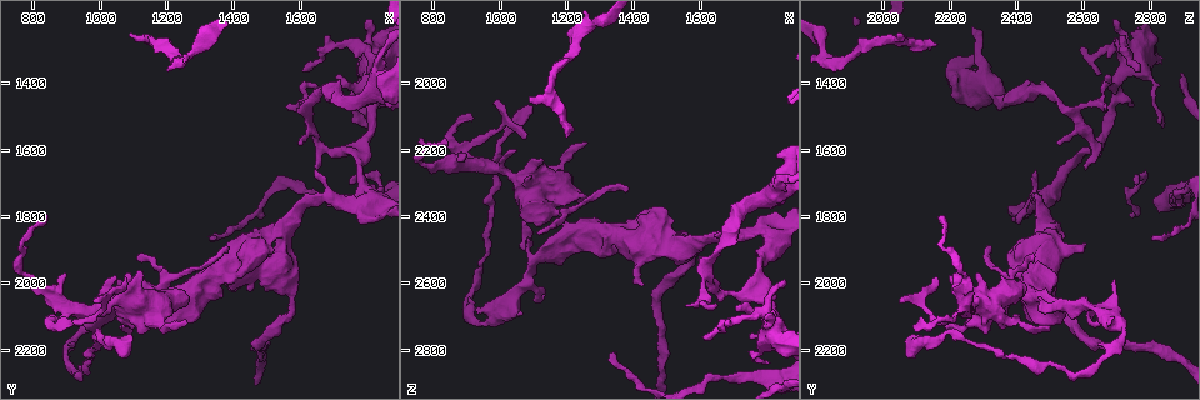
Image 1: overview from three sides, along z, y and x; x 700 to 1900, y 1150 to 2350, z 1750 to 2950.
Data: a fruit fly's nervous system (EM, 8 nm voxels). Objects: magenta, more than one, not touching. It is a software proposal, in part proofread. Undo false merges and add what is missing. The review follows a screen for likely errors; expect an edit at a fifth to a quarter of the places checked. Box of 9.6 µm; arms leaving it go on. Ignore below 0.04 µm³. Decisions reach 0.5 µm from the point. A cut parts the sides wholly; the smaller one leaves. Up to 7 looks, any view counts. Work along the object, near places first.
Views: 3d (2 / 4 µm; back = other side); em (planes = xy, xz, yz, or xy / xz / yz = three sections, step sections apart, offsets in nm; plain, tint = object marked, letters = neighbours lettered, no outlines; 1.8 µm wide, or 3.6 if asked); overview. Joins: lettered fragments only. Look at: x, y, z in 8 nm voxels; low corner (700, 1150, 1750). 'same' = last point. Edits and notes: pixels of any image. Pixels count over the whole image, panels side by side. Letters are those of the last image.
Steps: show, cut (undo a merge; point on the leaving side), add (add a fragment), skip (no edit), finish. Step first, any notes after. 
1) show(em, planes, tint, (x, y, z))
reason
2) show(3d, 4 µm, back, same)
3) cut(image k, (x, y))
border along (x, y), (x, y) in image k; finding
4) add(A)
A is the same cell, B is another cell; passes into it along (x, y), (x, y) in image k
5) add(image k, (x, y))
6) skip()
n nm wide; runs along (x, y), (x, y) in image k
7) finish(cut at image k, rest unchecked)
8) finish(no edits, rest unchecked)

show(3d, 4 µm, back, (1650, 1400, 2660))
branch stops here

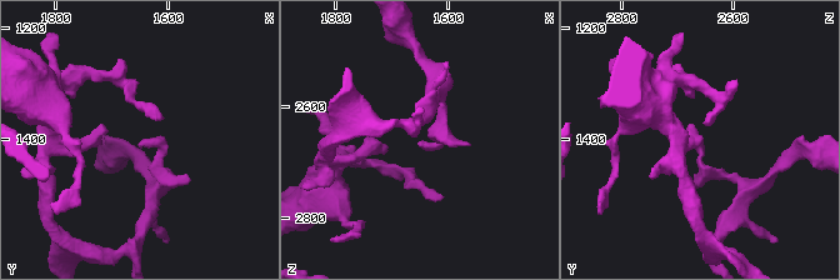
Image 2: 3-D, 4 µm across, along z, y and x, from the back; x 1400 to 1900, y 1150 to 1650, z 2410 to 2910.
show(em, planes, letters, (1650, 1410, 2665))

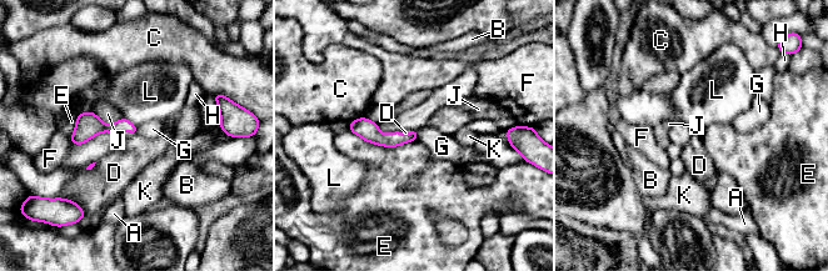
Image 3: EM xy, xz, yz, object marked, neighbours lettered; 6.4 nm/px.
skip()
A, B, C, D, E, F, G, H, J, K and L are other cells; none of them fits

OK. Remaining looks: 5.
show(3d, 4 µm, (1190, 1280, 2160))
branch stops here

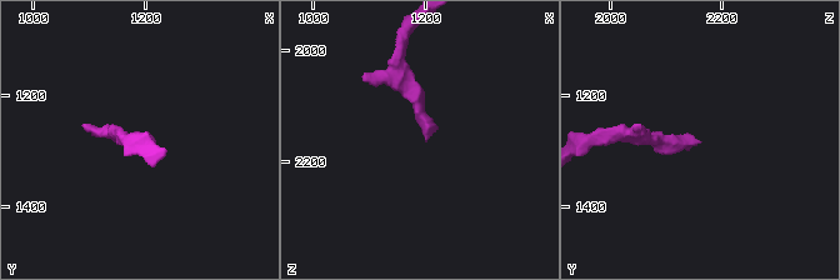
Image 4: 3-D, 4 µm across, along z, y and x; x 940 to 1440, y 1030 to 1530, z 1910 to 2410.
show(em, 3.6 µm, yz, step 8, letters, (1200, 1290, 2165))

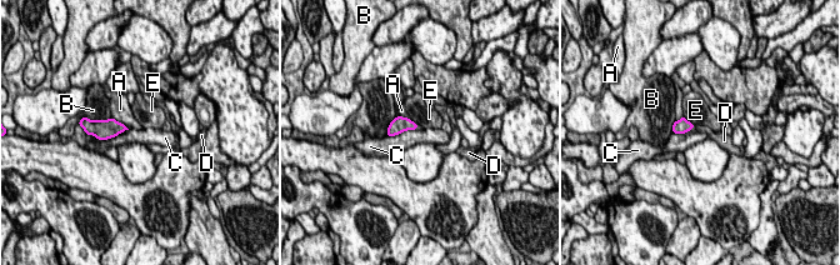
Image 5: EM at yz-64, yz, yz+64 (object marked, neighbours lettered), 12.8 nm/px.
add(D)
C touches over 400 nm; D is the same cell, A, B, C and E are other cells; it goes on there

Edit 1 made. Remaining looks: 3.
show(3d, 4 µm, (1070, 2060, 2300))
looks like a crossing

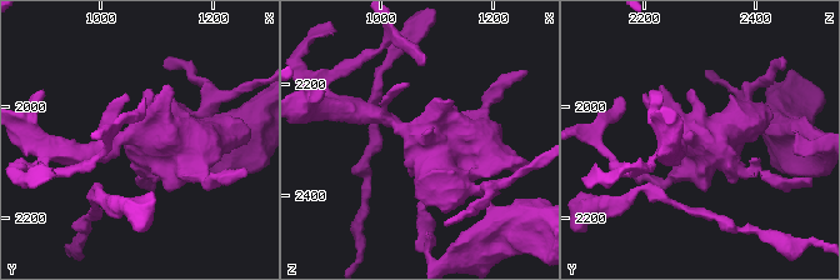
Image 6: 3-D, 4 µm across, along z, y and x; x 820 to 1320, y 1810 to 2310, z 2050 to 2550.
show(em, planes, tint, (1075, 2055, 2300))

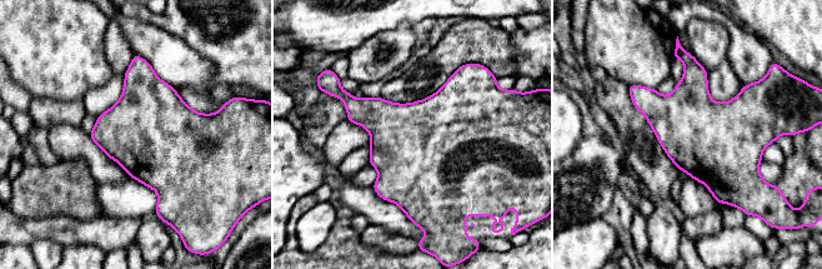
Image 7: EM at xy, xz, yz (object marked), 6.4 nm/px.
show(em, planes, letters, same)
see the neighbours

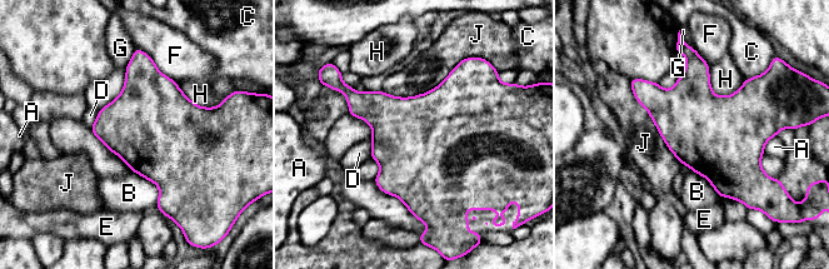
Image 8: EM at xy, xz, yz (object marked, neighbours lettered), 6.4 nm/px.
skip()
A, B, C, D, E, F, G, H and J are other cells; border along (371, 158), (379, 164), (373, 179) in image 8; all the same neuron

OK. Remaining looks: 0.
finish(add at image 5, rest unchecked)

